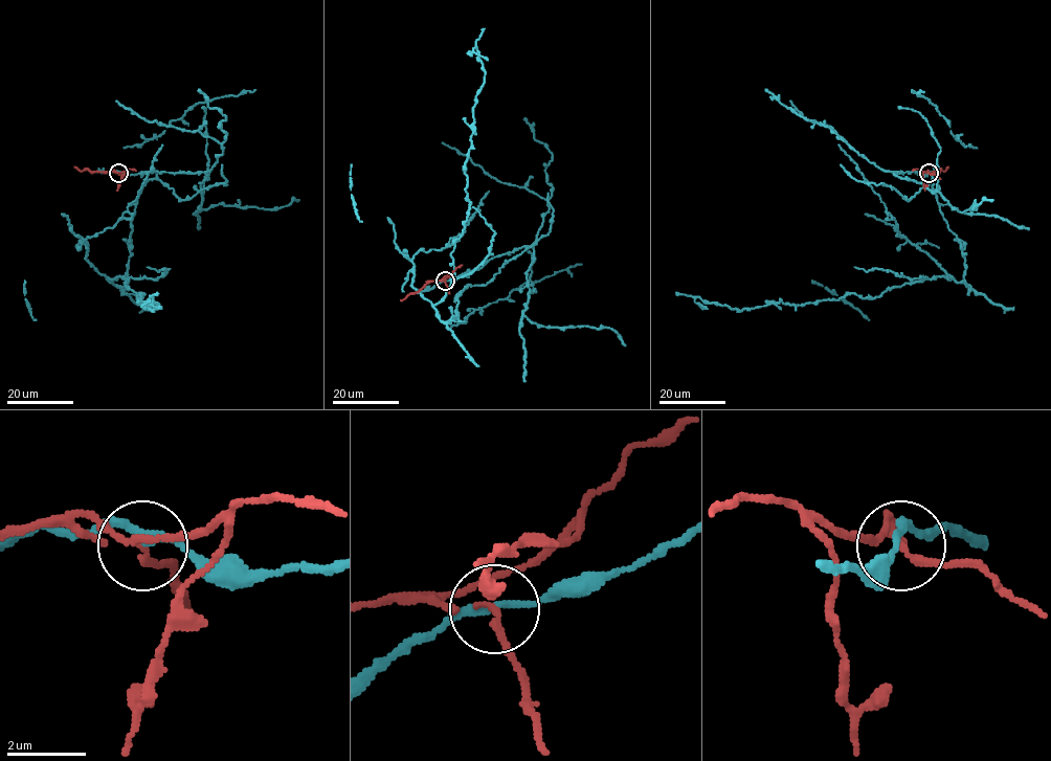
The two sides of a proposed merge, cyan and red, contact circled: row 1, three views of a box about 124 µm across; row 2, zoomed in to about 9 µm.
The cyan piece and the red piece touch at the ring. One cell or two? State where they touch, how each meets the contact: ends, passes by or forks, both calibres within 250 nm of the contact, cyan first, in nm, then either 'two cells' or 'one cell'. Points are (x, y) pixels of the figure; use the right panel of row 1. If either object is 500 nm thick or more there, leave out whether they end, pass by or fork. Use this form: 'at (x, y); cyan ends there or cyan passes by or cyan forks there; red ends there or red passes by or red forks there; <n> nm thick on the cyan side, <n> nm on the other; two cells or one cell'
at (929, 173); cyan passes by; red forks there; 190 nm thick on the cyan side, 120 nm on the other; two cells

